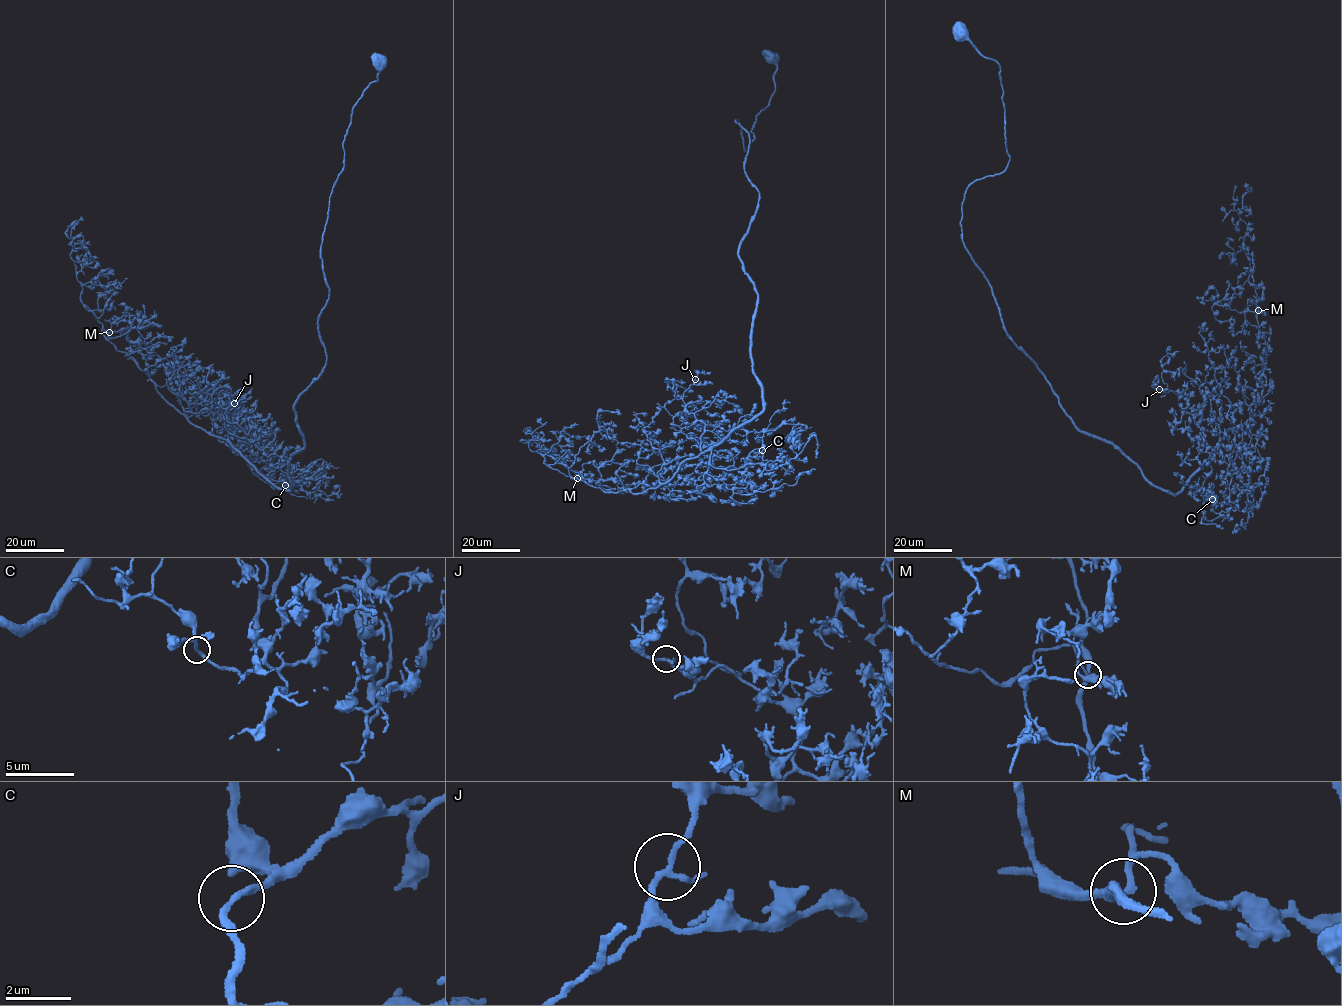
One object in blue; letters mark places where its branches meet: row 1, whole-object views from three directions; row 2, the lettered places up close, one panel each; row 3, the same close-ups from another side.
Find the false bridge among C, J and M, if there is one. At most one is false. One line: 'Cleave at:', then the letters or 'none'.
Cleave at: none

